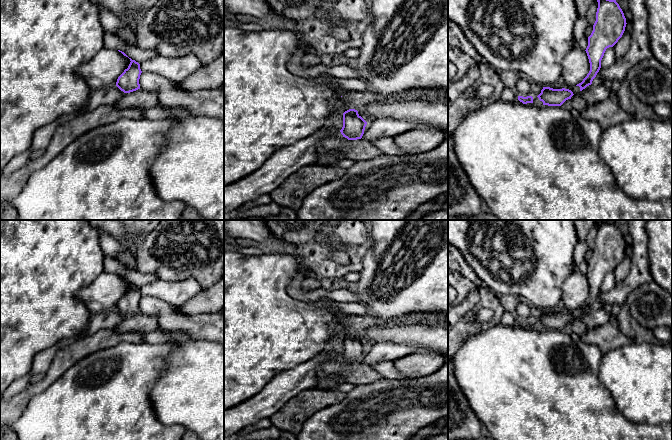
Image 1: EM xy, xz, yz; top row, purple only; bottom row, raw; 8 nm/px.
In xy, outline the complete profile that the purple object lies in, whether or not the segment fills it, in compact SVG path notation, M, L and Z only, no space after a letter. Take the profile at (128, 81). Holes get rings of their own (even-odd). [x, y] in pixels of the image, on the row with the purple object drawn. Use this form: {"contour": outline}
{"contour": "M130 59L130 64L127 69L118 77L116 86L124 93L130 93L140 89L139 79L142 73L140 64L135 60Z"}

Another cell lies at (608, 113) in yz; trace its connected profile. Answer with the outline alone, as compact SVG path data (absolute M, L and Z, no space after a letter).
M610 92L606 100L588 105L580 111L580 116L587 120L596 121L602 130L619 125L633 117L621 108L617 94Z

